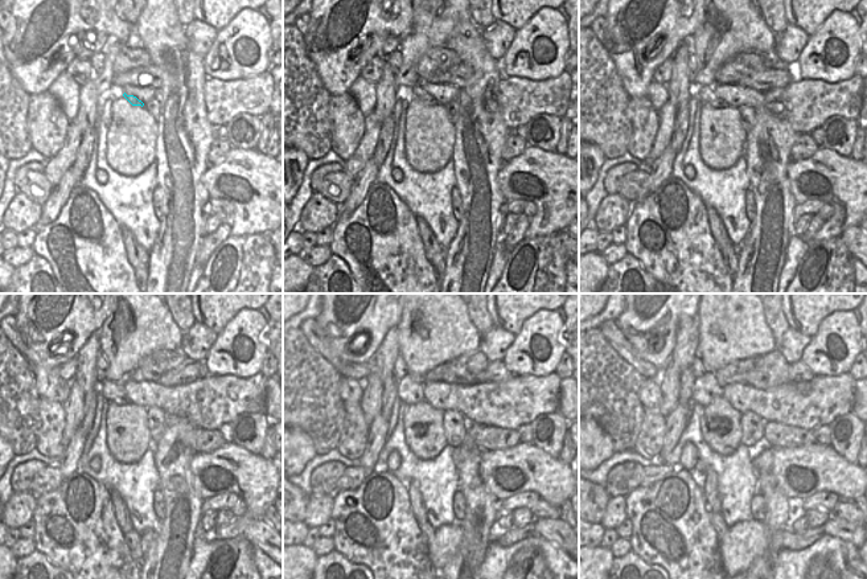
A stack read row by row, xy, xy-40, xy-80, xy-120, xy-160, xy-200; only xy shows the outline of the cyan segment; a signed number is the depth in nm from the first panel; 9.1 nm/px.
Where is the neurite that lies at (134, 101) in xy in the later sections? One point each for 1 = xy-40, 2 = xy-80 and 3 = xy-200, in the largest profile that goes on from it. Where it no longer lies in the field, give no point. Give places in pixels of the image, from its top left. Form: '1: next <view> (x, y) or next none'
1: next xy-40 (419, 93)
2: next xy-80 (706, 94)
3: next xy-200 (706, 389)

